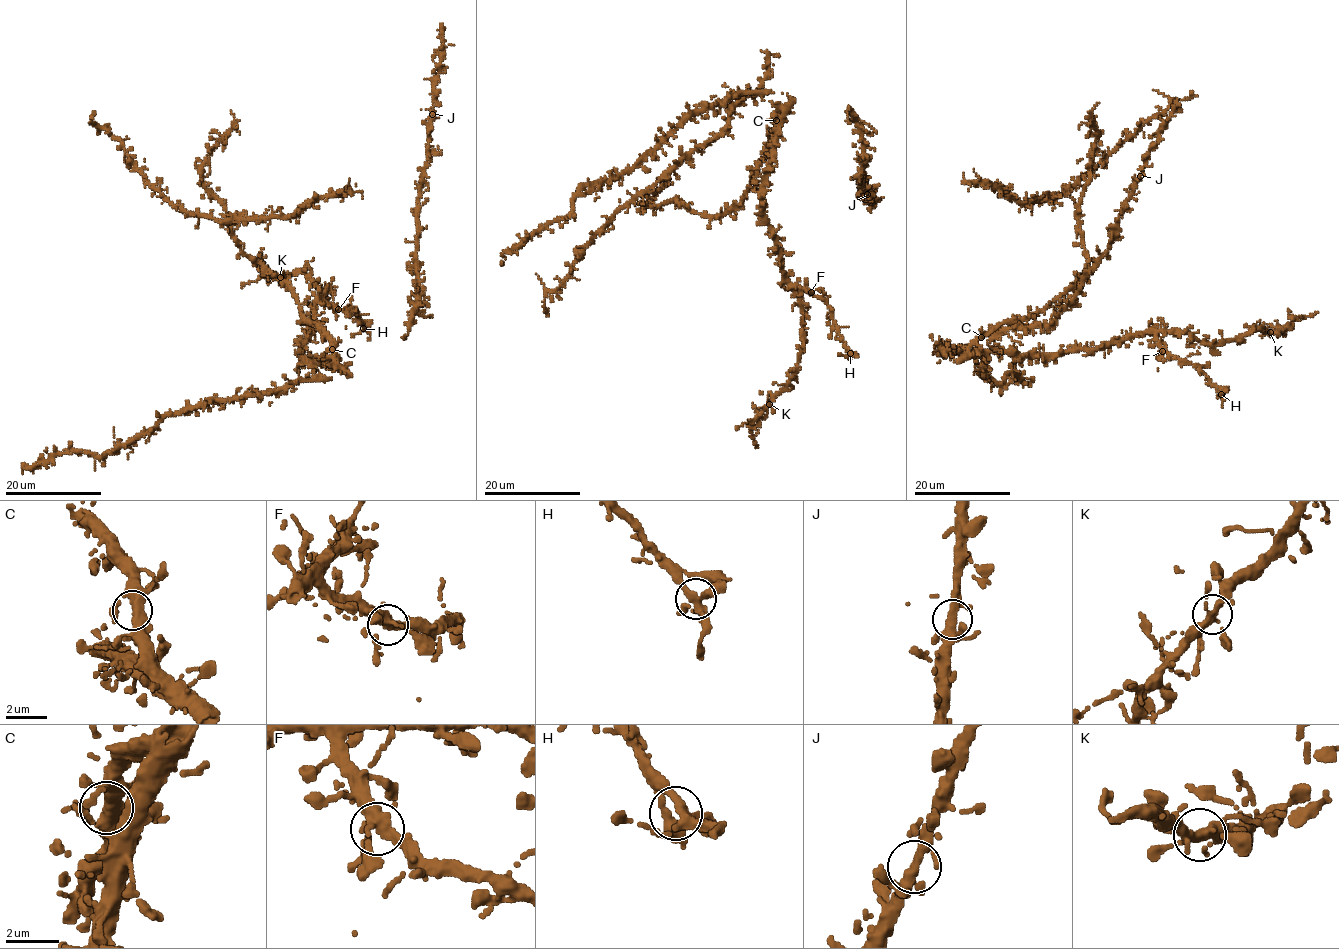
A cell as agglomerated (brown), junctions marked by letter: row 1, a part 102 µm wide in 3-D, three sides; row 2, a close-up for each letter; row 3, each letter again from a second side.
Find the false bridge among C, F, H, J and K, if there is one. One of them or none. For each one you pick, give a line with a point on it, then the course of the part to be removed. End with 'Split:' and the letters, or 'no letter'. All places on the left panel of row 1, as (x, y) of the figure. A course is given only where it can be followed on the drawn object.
Split: no letter

